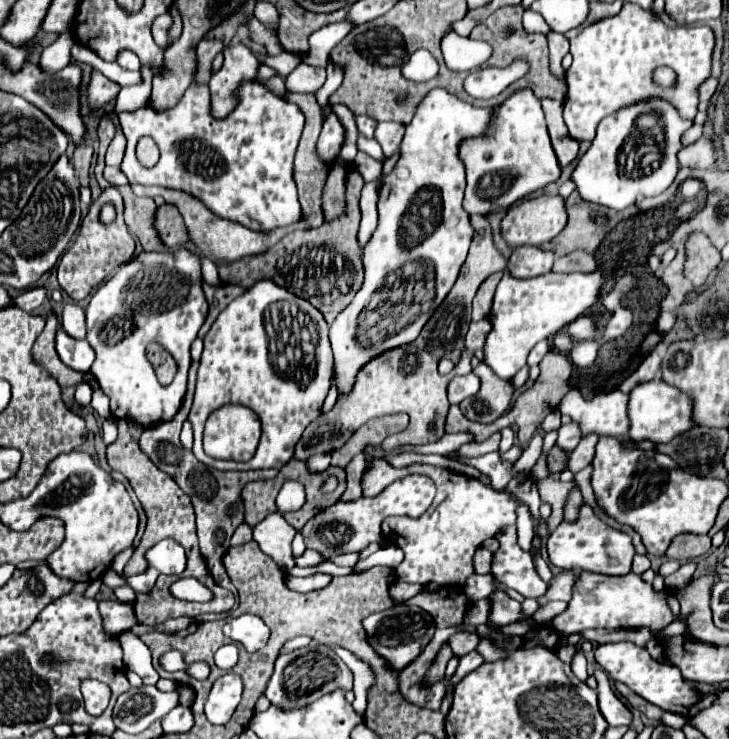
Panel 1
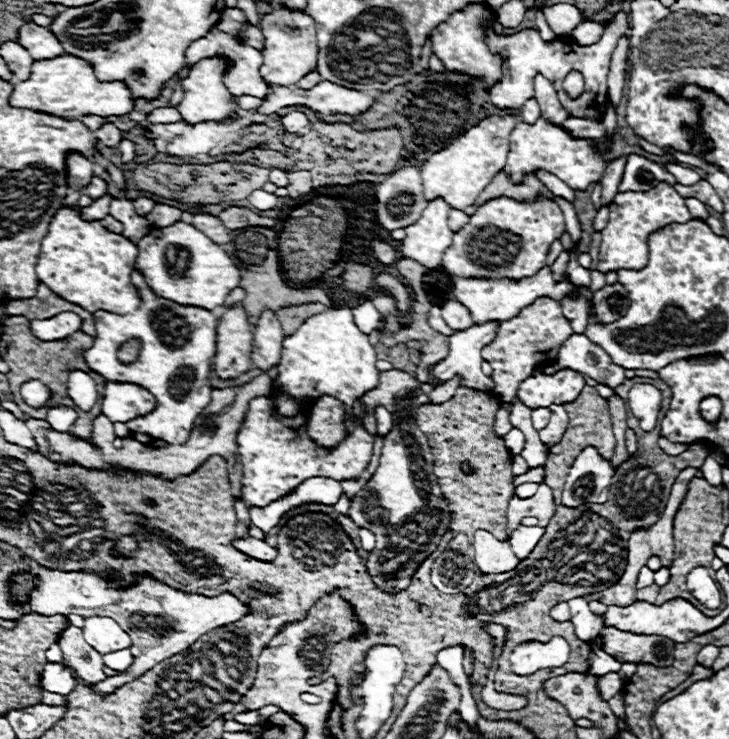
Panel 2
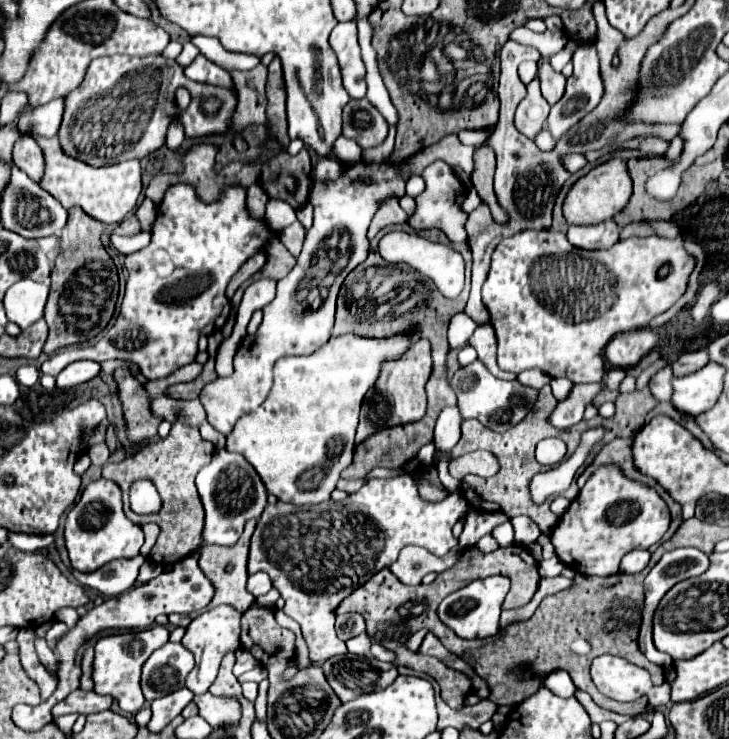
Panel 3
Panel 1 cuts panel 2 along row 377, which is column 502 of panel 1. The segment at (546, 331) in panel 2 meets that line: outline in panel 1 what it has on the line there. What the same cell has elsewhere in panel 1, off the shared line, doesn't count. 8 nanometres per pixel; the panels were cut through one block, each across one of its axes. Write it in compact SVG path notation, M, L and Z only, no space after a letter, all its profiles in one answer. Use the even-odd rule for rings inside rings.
M384 458L368 460L362 474L362 496L376 496L390 482L404 478L406 474L426 474L436 482L438 490L432 506L422 516L388 516L382 522L384 538L390 538L390 542L404 550L404 562L396 568L396 580L410 584L436 582L440 586L452 586L460 582L462 586L466 578L474 574L474 552L484 540L494 538L502 528L516 524L516 510L520 504L508 492L496 492L484 486L478 478L456 474L432 464L394 468Z

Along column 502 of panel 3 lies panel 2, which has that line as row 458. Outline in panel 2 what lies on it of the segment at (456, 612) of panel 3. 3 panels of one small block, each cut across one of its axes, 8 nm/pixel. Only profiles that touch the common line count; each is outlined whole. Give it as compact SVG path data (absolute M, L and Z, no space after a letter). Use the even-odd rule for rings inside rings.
M584 448L574 460L562 490L562 504L578 508L586 502L604 504L608 500L608 486L614 468L602 460L594 448Z

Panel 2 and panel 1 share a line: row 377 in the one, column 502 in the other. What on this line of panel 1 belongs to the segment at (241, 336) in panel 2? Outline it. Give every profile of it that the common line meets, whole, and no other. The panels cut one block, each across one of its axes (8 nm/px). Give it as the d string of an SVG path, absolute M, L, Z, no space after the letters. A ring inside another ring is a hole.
M542 194L542 196L530 198L530 200L524 200L524 202L512 206L500 222L500 232L502 232L502 238L508 242L508 246L512 246L512 248L518 248L524 244L540 246L540 244L552 240L554 236L558 236L564 226L566 226L564 198Z

